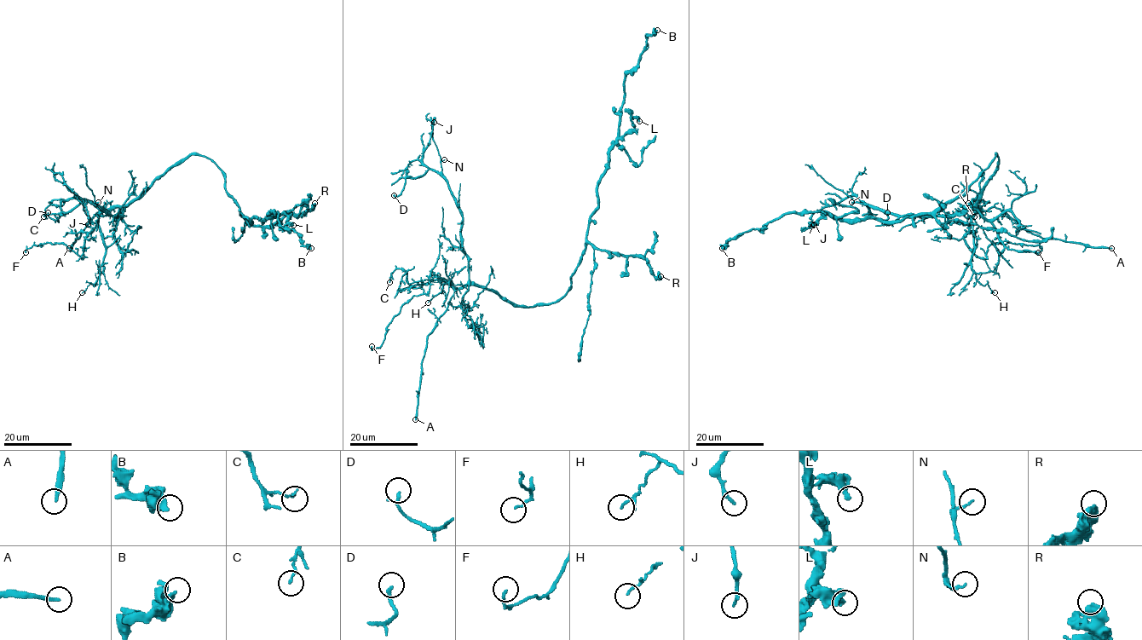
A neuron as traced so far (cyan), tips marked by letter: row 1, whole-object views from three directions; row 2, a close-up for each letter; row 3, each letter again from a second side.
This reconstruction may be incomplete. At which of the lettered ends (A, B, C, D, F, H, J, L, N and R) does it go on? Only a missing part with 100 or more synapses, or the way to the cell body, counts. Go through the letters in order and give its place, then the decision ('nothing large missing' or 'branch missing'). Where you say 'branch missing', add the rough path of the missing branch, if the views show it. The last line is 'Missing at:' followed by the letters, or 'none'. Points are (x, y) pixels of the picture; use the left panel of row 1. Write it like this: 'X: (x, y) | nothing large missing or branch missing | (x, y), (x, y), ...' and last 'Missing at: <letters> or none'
A: (69, 248) | branch missing | (69, 248), (87, 285), (124, 316), (135, 320), (180, 321), (182, 337), (148, 381)
B: (311, 248) | nothing large missing
C: (43, 216) | nothing large missing
D: (48, 212) | nothing large missing
F: (25, 252) | nothing large missing
H: (82, 292) | nothing large missing
J: (88, 224) | nothing large missing
L: (293, 225) | nothing large missing
N: (98, 202) | nothing large missing
R: (314, 203) | nothing large missing
Missing at: A

